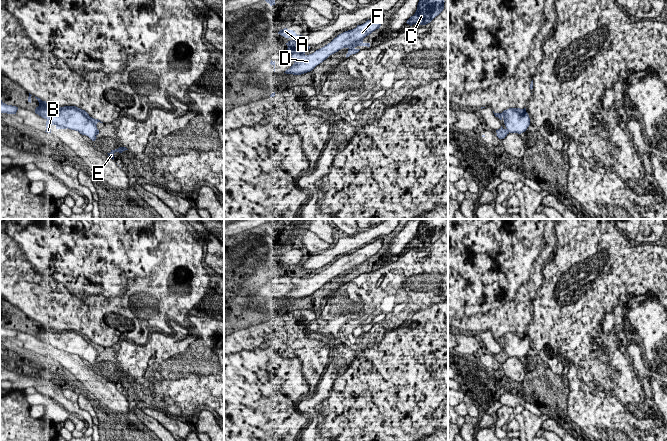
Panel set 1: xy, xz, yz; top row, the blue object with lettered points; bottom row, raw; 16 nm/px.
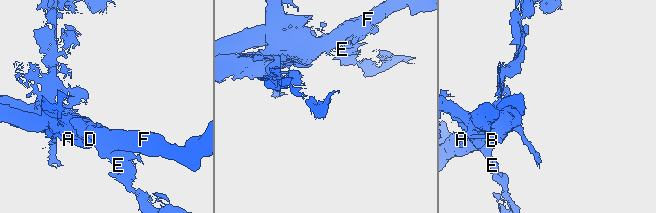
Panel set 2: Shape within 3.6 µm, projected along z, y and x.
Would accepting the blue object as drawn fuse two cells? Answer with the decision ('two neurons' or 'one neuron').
two neurons

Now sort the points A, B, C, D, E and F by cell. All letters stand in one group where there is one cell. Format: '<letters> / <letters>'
A B E / C D F

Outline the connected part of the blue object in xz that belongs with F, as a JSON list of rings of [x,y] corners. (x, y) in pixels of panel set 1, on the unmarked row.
[[[378,239],[373,243],[368,243],[361,249],[357,249],[357,251],[352,254],[348,254],[337,259],[330,267],[322,271],[322,278],[319,278],[317,274],[308,280],[293,277],[296,286],[285,296],[293,299],[301,299],[312,295],[330,279],[336,277],[340,273],[343,273],[345,270],[364,263],[373,255],[379,253],[382,247],[383,240]]]

